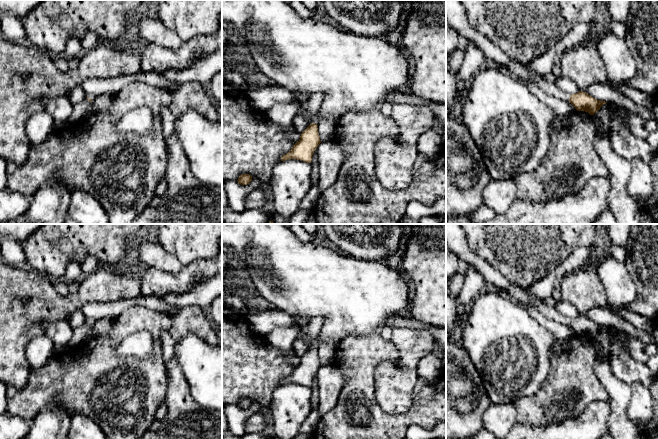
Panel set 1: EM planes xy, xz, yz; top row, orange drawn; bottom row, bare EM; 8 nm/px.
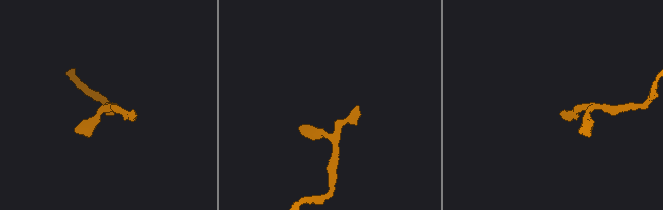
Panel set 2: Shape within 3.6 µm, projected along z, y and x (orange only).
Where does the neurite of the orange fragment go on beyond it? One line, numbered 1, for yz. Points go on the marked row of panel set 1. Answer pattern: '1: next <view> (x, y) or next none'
1: next yz (456, 17)

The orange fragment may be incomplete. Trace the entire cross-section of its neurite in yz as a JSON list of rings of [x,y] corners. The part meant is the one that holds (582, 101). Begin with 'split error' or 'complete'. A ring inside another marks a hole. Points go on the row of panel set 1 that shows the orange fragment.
split error; [[[446,0],[446,21],[459,35],[474,42],[488,59],[498,64],[499,68],[506,68],[507,72],[523,82],[534,81],[547,95],[569,101],[577,111],[585,111],[590,115],[594,115],[603,104],[607,103],[597,100],[583,91],[569,95],[560,90],[556,83],[547,81],[544,76],[531,71],[525,64],[520,64],[510,59],[488,37],[469,26],[461,0]]]

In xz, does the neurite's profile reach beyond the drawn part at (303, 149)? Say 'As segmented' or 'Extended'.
Extended

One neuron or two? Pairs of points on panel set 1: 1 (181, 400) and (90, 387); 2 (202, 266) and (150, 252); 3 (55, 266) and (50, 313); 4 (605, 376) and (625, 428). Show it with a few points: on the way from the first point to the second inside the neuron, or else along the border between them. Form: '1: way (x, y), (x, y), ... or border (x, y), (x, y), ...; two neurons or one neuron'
1: border (166, 378), (166, 396), (163, 402); two neurons
2: border (183, 267), (176, 272), (166, 272), (159, 269); two neurons
3: border (33, 268), (41, 274), (45, 274), (51, 280); two neurons
4: way (616, 389), (618, 391), (618, 415); one neuron

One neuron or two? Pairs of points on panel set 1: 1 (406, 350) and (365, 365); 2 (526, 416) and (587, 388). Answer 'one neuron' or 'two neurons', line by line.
1: two neurons
2: one neuron

